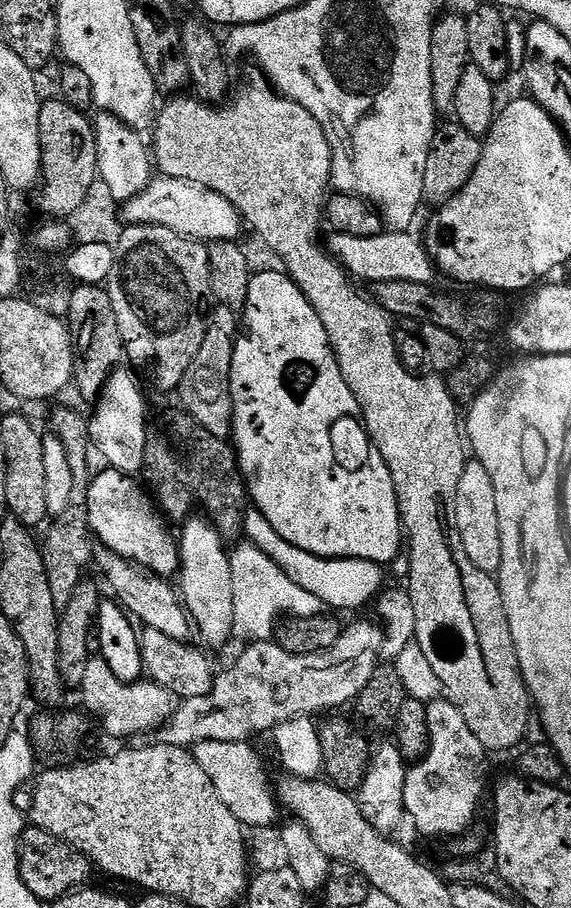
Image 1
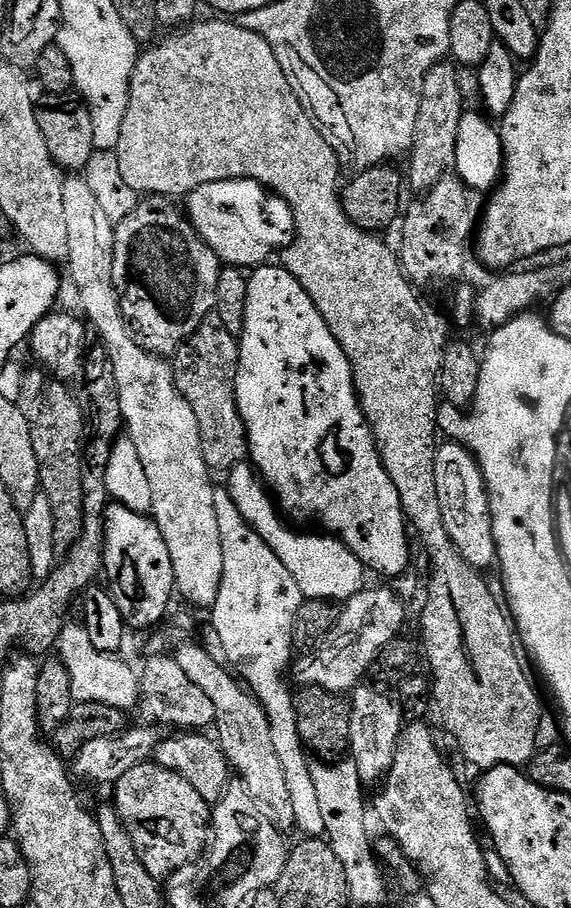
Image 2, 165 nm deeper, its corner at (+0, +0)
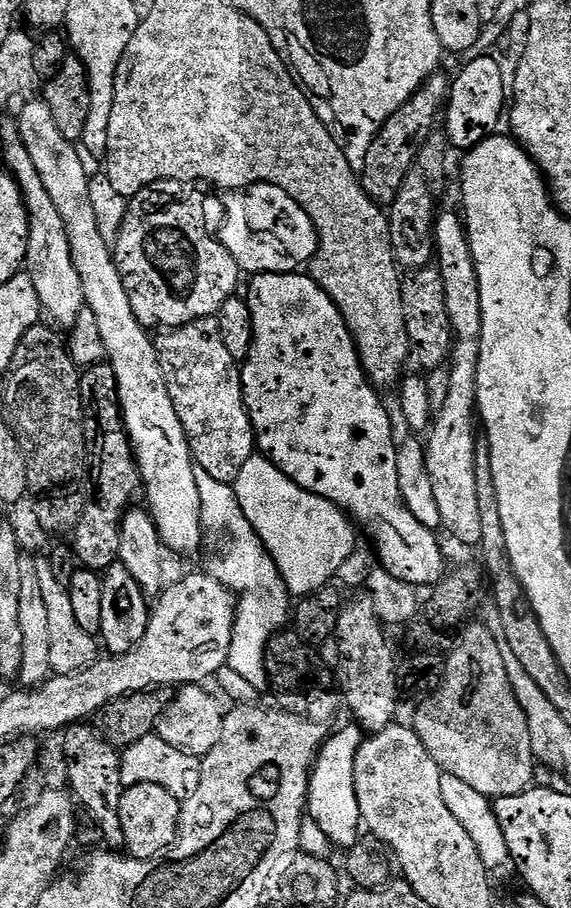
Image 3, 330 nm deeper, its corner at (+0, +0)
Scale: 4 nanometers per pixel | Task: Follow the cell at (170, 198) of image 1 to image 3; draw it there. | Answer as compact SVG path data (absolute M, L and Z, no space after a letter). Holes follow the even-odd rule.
M255 184L229 191L225 196L224 229L218 232L218 239L230 250L241 273L295 272L315 256L320 240L314 222L286 190L273 184Z

